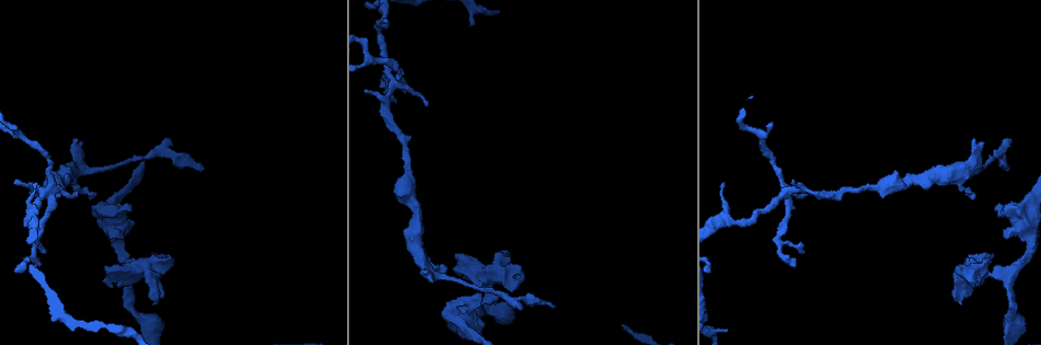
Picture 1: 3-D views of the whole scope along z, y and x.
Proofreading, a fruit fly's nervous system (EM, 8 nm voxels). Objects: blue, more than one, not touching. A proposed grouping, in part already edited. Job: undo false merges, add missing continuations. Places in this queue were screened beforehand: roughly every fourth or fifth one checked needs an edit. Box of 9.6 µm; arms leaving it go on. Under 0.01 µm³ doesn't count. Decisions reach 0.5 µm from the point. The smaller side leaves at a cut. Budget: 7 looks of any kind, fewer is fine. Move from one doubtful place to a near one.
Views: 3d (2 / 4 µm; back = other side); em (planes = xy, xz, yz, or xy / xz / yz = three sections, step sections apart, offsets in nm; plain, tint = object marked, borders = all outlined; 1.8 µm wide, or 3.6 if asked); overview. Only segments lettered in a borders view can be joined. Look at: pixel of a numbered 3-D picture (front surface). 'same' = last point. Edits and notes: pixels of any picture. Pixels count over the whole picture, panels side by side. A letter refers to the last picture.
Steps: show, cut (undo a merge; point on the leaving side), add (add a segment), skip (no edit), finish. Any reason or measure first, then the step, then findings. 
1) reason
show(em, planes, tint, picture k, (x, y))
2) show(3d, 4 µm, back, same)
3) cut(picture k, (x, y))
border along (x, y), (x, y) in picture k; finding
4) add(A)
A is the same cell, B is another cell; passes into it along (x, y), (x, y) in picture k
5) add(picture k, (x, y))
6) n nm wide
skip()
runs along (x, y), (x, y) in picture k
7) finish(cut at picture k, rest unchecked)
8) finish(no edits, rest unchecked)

four or more arms meet
show(em, yz, step 4, tint, picture 1, (787, 193))

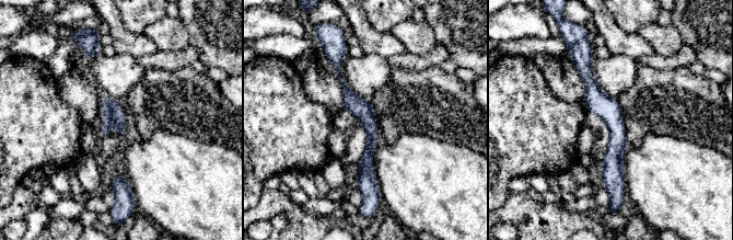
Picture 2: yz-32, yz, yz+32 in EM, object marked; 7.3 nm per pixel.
another direction
show(em, planes, tint, same)

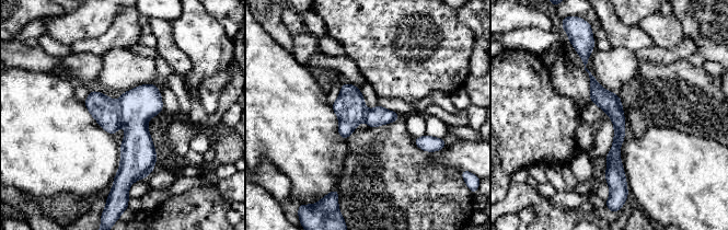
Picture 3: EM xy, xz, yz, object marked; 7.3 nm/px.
what lies round it
show(em, planes, borders, same)

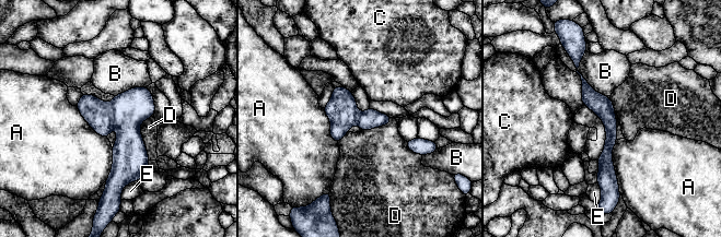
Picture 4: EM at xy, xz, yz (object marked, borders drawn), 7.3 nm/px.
cut(picture 4, (129, 109))
A, B, C, D and E are other cells; the part that leaves runs along (578, 59), (588, 93), (611, 122), (611, 184) in picture 4; a second cell is stuck on

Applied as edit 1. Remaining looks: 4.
show(overview)

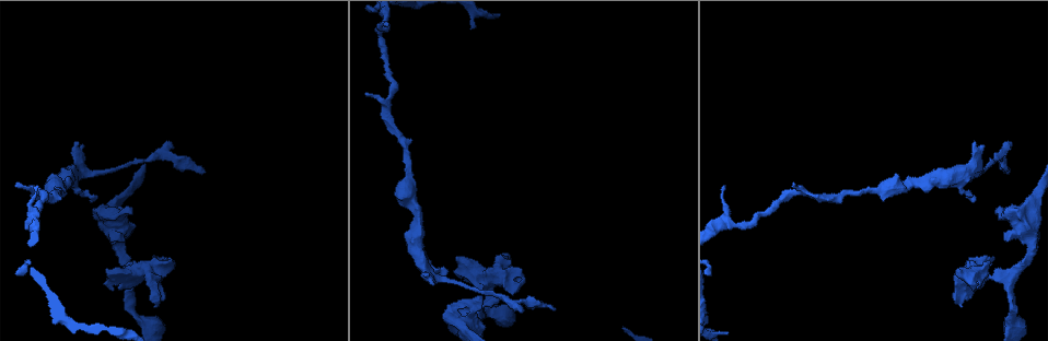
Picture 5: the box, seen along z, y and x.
an open end
show(3d, 4 µm, picture 5, (111, 289))

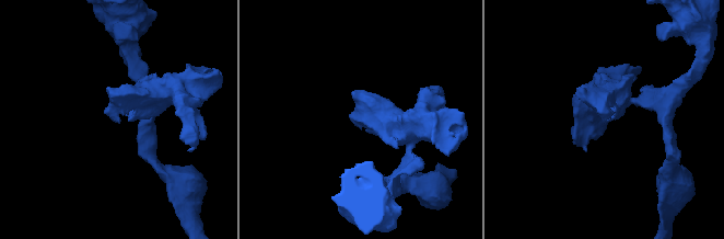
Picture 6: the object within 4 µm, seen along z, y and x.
need the tissue
show(em, yz, step 8, borders, picture 6, (117, 121))

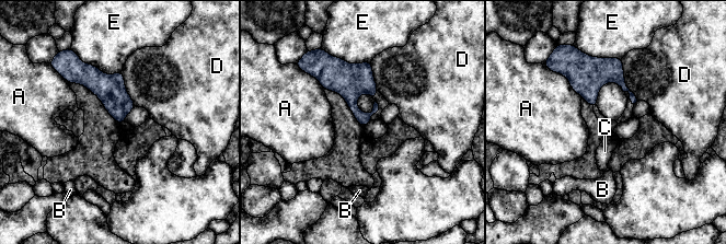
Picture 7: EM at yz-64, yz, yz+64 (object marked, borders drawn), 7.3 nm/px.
show(em, planes, borders, same)

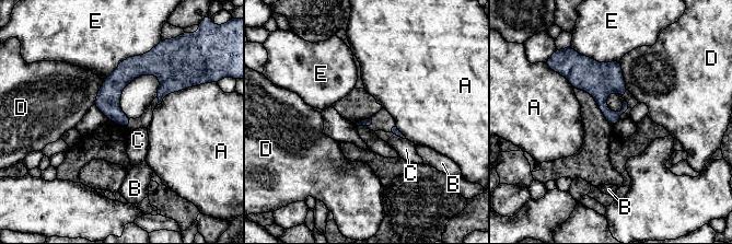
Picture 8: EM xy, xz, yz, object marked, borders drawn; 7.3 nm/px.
skip()
A, B, C, D and E are other cells; no lettered segment goes on from it

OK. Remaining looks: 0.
finish(cut at picture 4, rest unchecked)

